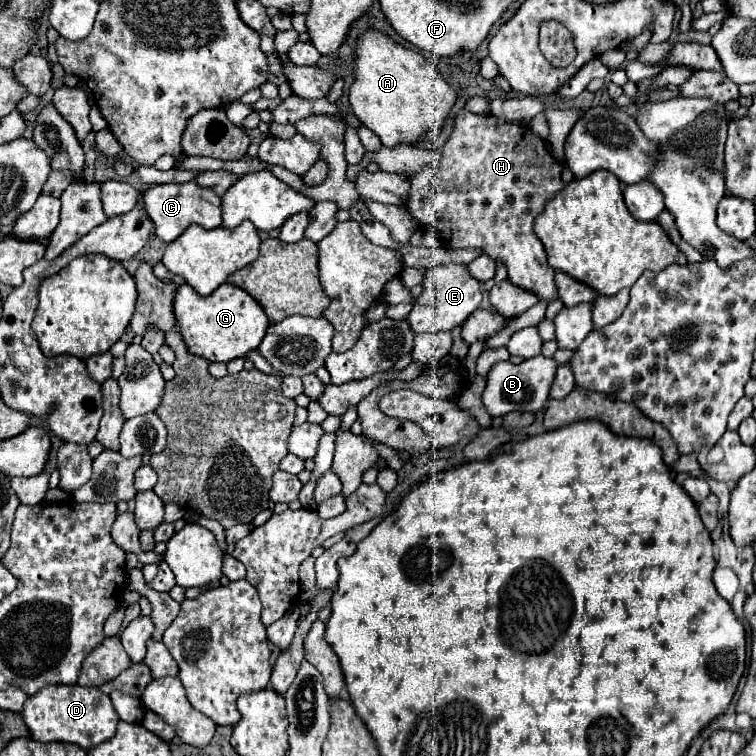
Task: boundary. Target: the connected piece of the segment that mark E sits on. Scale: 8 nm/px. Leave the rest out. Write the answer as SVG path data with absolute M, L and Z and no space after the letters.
M465 264L433 266L425 272L423 292L415 300L413 310L409 312L409 324L413 332L443 332L455 326L461 326L467 316L477 310L481 304L481 282L471 278Z

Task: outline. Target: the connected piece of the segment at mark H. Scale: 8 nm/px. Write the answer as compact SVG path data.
M465 112L455 116L453 132L441 148L441 160L409 176L411 190L405 208L419 228L437 230L445 246L481 250L505 264L513 284L535 292L541 300L555 300L553 270L547 266L543 244L533 234L533 220L543 204L563 188L563 168L529 126Z

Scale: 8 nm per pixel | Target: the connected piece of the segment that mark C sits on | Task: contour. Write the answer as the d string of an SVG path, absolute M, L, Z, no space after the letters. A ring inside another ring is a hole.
M195 182L151 186L143 194L143 208L155 224L155 234L163 242L171 242L177 236L181 236L189 224L199 224L205 230L213 230L221 226L221 198L213 194L209 188L199 188Z

